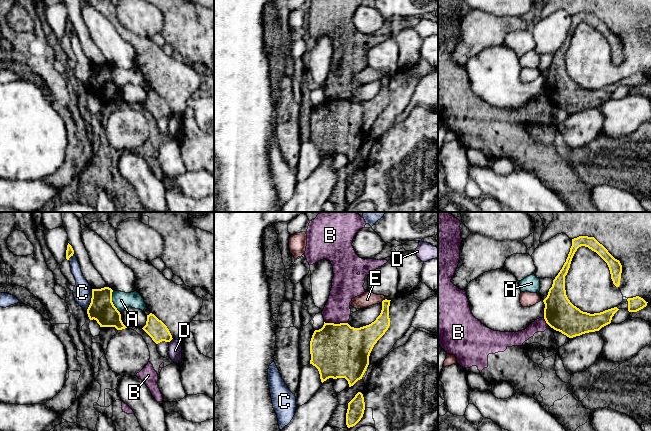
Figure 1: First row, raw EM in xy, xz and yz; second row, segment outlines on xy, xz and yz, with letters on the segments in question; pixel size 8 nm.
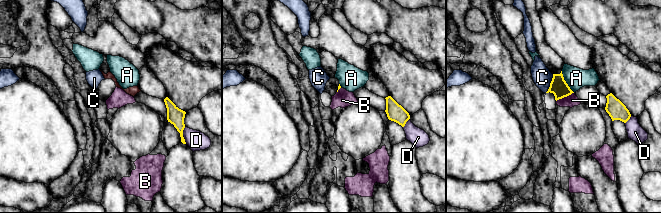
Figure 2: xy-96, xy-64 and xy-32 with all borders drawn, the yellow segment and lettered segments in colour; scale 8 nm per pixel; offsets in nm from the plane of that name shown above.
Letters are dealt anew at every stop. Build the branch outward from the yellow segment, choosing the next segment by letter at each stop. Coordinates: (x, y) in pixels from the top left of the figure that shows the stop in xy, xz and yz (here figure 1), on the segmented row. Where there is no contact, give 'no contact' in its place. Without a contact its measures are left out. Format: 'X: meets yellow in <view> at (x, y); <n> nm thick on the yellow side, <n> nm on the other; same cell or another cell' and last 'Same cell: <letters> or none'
A: meets yellow in xy at (111, 301); 200 nm thick on the yellow side, 140 nm on the other; another cell
B: meets yellow in xz at (338, 324); 440 nm thick on the yellow side, 220 nm on the other; another cell
C: meets yellow in xy at (91, 300); 200 nm thick on the yellow side, 150 nm on the other; another cell
D: meets yellow in xy at (171, 339); 160 nm thick on the yellow side, 110 nm on the other; another cell
E: meets yellow in xz at (383, 300); 140 nm thick on the yellow side, 120 nm on the other; another cell
Same cell: none

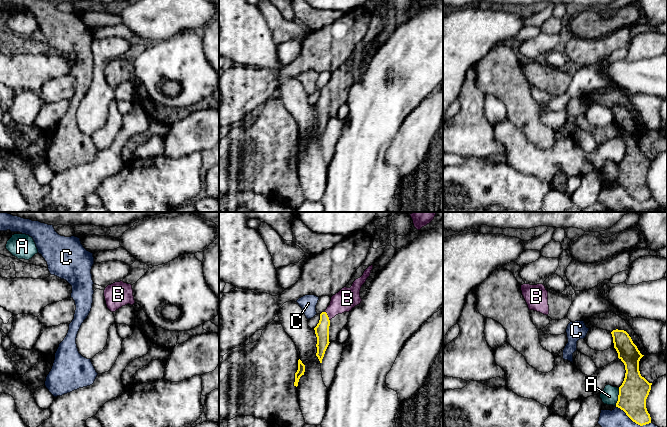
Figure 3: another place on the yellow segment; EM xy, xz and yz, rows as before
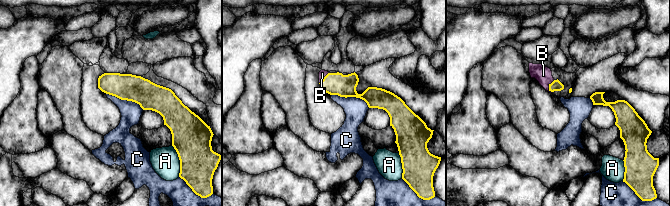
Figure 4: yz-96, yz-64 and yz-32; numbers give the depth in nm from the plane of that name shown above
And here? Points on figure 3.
A: meets yellow in yz at (618, 397); 240 nm thick on the yellow side, 140 nm on the other; another cell
B: meets yellow in xz at (327, 316); 110 nm thick on the yellow side, 180 nm on the other; same cell
C: meets yellow in yz at (633, 421); 240 nm thick on the yellow side, 140 nm on the other; another cell
Same cell: B

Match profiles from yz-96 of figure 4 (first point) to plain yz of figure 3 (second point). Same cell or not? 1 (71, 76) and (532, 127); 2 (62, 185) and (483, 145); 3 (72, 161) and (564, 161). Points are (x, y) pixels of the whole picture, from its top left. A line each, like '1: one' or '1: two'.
1: one
2: two
3: one

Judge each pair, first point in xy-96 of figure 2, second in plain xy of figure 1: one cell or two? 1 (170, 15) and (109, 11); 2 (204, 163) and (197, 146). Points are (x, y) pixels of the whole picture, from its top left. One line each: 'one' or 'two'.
1: two
2: one

